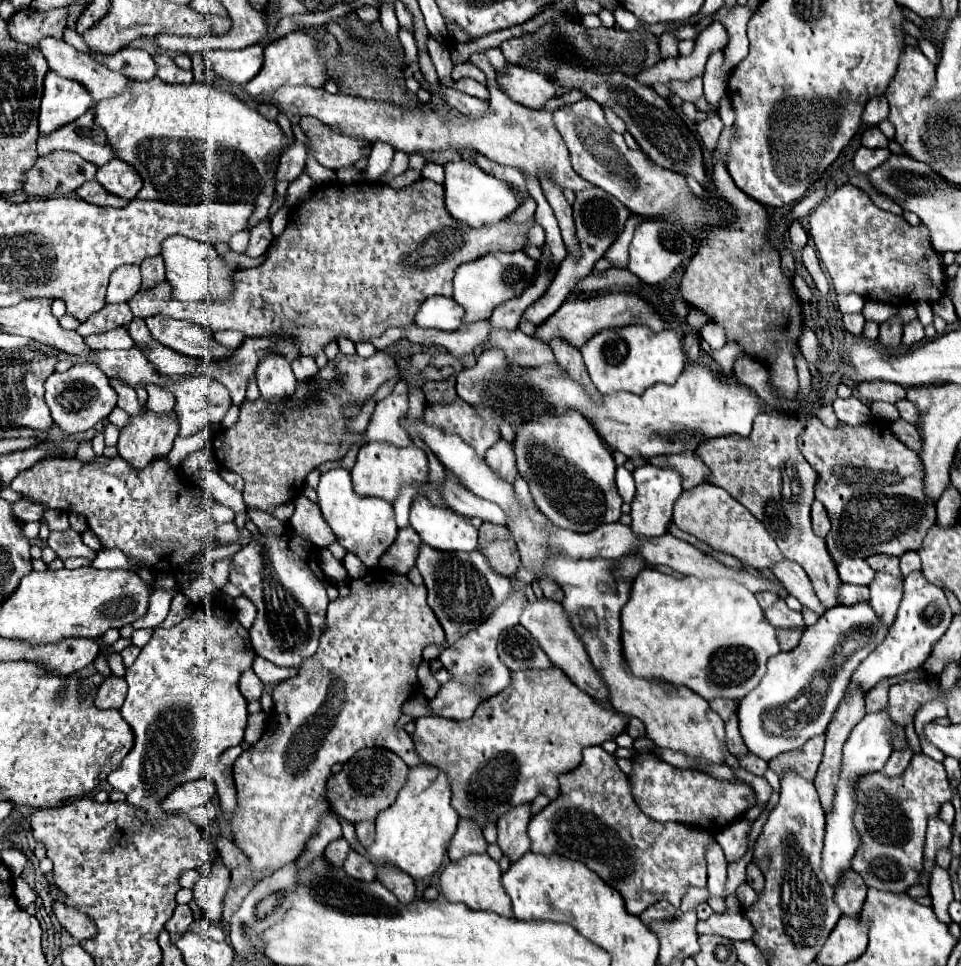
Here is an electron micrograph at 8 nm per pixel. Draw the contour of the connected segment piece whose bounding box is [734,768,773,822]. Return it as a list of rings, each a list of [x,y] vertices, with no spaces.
[[[743,768],[735,769],[734,773],[738,779],[744,780],[743,782],[749,784],[757,794],[756,806],[745,813],[746,818],[748,816],[748,820],[753,822],[765,809],[766,804],[773,793],[773,789],[764,777],[755,776]]]

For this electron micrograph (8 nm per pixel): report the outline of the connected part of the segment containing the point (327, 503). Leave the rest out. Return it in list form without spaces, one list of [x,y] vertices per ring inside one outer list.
[[[335,468],[325,472],[321,476],[317,496],[319,496],[319,508],[323,512],[323,518],[329,522],[337,542],[343,548],[347,548],[347,552],[357,554],[365,566],[369,568],[377,566],[377,560],[395,542],[395,536],[397,536],[393,506],[383,498],[359,496],[353,490],[351,472],[345,468]]]

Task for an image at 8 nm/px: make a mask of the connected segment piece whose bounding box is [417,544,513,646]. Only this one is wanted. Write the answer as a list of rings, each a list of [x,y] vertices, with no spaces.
[[[427,544],[419,546],[419,558],[417,558],[417,568],[427,582],[429,590],[429,606],[435,612],[437,620],[441,622],[447,644],[453,646],[461,636],[467,632],[475,630],[479,622],[485,622],[495,608],[499,608],[513,592],[511,578],[497,574],[489,560],[479,552],[461,552],[461,564],[459,564],[459,554],[457,552],[441,552],[437,548],[431,548]]]

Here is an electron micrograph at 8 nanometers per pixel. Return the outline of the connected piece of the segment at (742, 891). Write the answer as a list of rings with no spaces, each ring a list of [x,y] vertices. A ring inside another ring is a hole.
[[[741,884],[737,888],[737,896],[739,896],[741,908],[749,908],[749,904],[755,904],[757,902],[757,892],[749,884]]]

